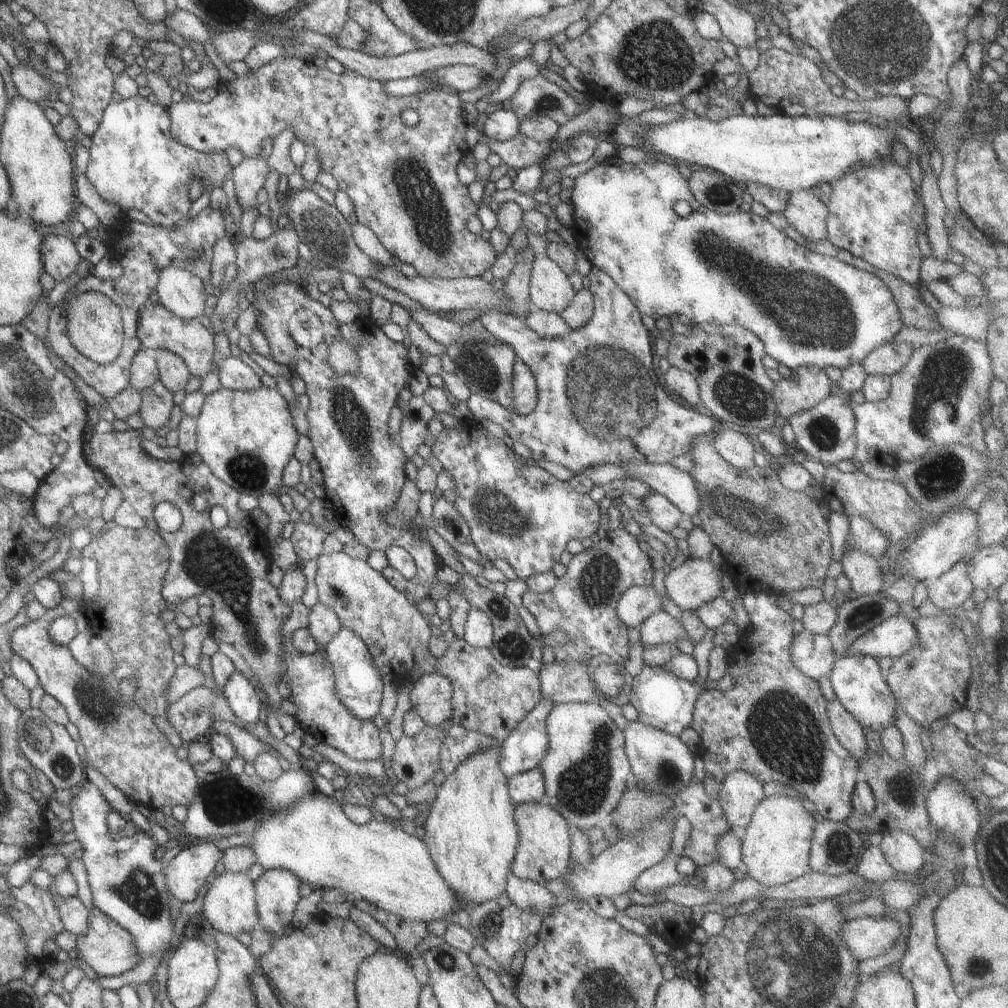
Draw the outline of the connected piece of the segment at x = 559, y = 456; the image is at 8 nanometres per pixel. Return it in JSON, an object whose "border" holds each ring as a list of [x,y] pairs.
{"border":[[[591,267],[587,272],[588,292],[593,307],[591,318],[580,328],[571,329],[559,338],[539,338],[531,332],[522,318],[503,314],[494,309],[479,313],[479,322],[497,340],[506,343],[520,362],[527,366],[537,388],[535,408],[527,415],[516,415],[497,402],[481,398],[472,393],[465,404],[474,418],[489,420],[499,425],[509,436],[508,442],[523,444],[530,450],[530,460],[552,462],[570,470],[573,476],[599,464],[618,466],[623,462],[647,462],[649,464],[670,463],[673,458],[686,453],[698,438],[710,437],[717,429],[716,420],[702,414],[696,408],[681,401],[673,402],[662,387],[652,368],[649,334],[641,324],[641,315],[607,274]]]}

